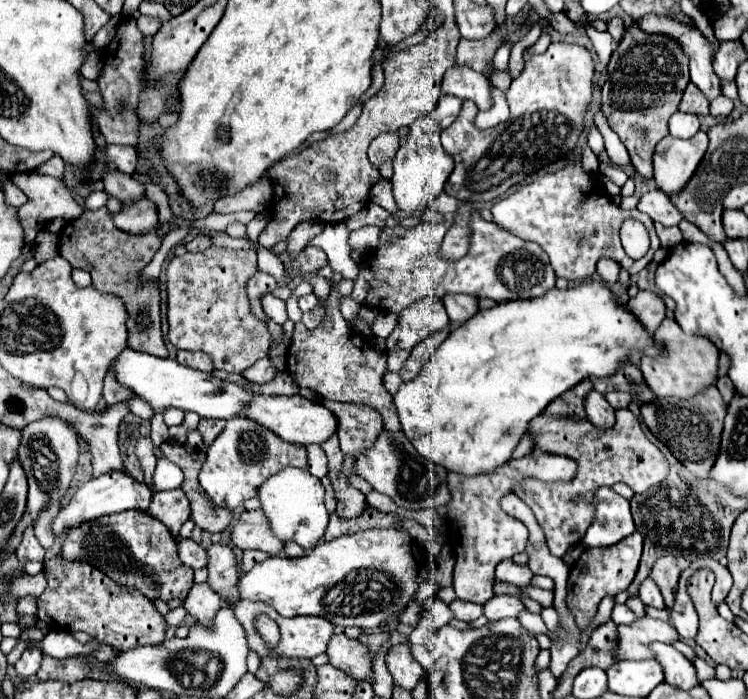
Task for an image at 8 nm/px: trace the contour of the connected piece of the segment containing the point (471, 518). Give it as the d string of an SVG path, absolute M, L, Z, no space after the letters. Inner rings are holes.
M532 451L530 455L510 461L496 469L496 473L482 473L480 477L460 477L458 473L448 473L448 487L452 491L452 501L448 507L450 521L450 545L456 555L454 569L454 591L458 599L484 603L494 591L494 567L516 553L522 553L528 543L528 529L522 521L506 515L498 501L504 493L510 493L512 487L524 477L536 477L540 481L560 481L572 479L576 473L576 461L560 455L544 455L540 451Z

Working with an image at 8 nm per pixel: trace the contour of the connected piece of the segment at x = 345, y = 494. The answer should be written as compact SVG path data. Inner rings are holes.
M330 437L328 441L324 441L322 449L328 455L328 477L332 481L332 487L334 487L336 499L338 499L336 513L340 517L350 517L350 519L358 517L366 507L366 497L364 497L364 493L360 493L358 489L354 489L350 485L350 481L346 479L346 475L342 471L344 453L340 451L338 437Z

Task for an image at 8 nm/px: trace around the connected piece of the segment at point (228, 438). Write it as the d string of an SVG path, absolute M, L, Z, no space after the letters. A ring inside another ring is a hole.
M234 417L226 421L224 431L208 447L208 457L200 471L200 485L216 507L236 509L246 499L256 497L256 489L260 489L272 473L278 473L284 467L306 469L306 461L306 447L292 445L246 417Z

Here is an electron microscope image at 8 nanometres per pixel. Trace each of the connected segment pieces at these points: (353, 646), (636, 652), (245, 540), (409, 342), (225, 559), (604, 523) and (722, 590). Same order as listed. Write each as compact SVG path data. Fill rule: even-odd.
M334 635L330 639L326 653L330 655L330 665L342 669L344 673L352 675L358 681L366 679L374 683L374 671L372 671L374 653L358 639L350 639L346 635Z
M644 617L638 623L632 625L618 625L620 631L620 641L614 651L616 659L652 659L650 643L662 641L662 643L674 643L680 639L676 633L676 627L670 621L658 621L658 619L648 619Z
M244 511L232 529L232 543L238 549L260 549L268 555L280 555L284 551L284 541L280 541L272 529L268 529L268 519L258 511Z
M424 297L398 313L398 325L386 339L386 349L412 349L434 331L448 325L448 315L440 297Z
M210 545L208 547L208 585L222 597L228 607L236 607L240 601L238 593L238 571L236 559L228 545Z
M612 487L596 489L592 505L596 513L594 513L592 525L582 537L584 549L610 547L636 531L630 515L628 499L618 495Z
M704 557L704 567L710 567L716 573L716 583L714 583L712 599L718 605L722 599L726 599L726 595L728 595L728 591L732 587L732 575L730 575L730 571L724 565L720 565L718 561L714 561L710 557Z

